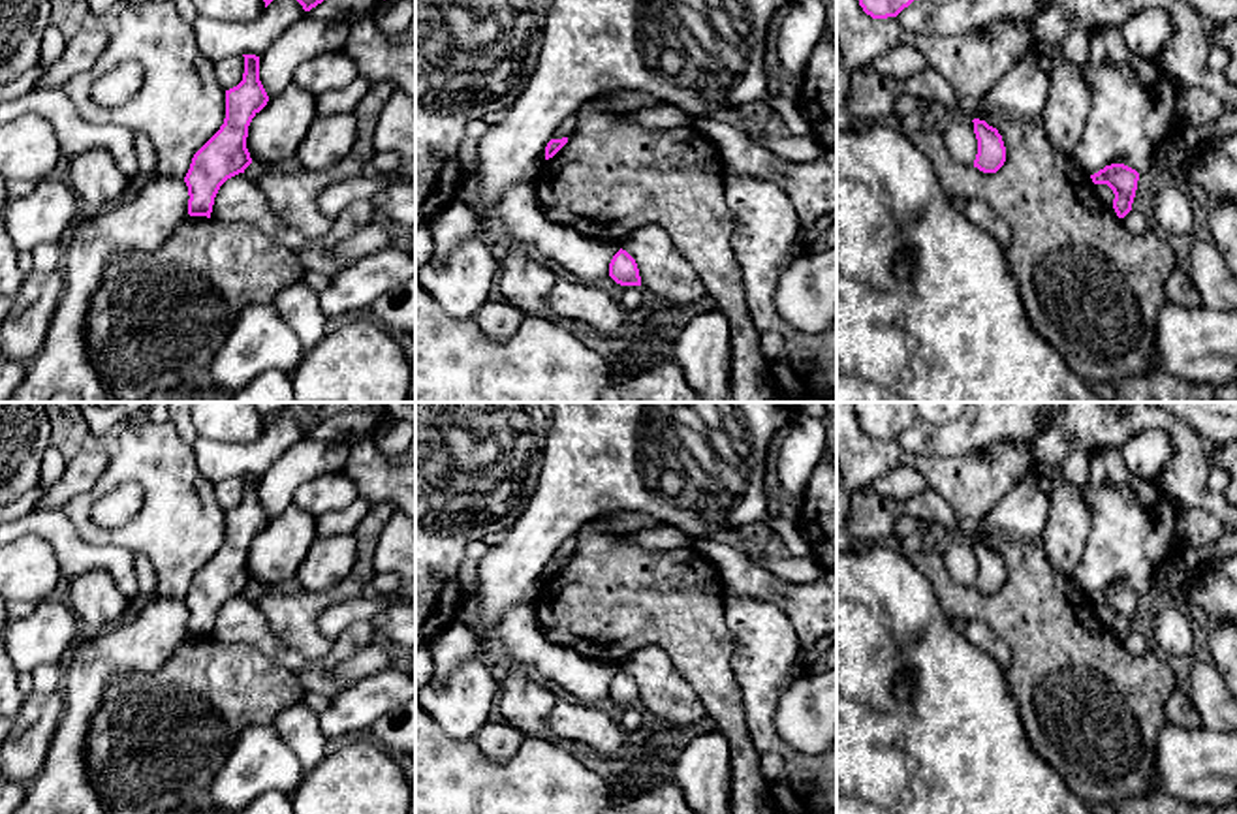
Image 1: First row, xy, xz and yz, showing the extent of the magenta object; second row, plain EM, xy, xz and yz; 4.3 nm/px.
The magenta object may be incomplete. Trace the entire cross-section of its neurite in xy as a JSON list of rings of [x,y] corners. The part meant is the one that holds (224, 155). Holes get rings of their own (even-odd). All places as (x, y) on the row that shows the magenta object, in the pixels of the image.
[[[244,56],[243,81],[226,90],[226,118],[220,130],[194,154],[184,177],[188,214],[211,218],[220,186],[252,164],[246,149],[248,126],[267,105],[269,96],[259,81],[259,56]]]

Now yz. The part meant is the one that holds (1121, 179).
[[[1111,164],[1090,175],[1094,184],[1107,184],[1113,194],[1113,209],[1119,218],[1124,218],[1132,211],[1132,203],[1137,190],[1139,173],[1124,164]]]

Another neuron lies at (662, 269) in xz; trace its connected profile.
[[[660,226],[635,229],[620,246],[637,263],[641,286],[671,305],[690,305],[707,291],[692,265],[675,250]]]

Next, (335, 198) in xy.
[[[363,175],[352,177],[348,180],[340,180],[329,184],[318,196],[318,209],[325,216],[338,216],[355,201],[370,201],[376,192],[384,188],[380,179],[367,179]]]

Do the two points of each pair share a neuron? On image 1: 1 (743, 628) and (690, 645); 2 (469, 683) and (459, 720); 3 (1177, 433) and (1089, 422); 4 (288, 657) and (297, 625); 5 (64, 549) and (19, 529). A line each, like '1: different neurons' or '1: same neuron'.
1: different neurons
2: same neuron
3: same neuron
4: different neurons
5: same neuron

